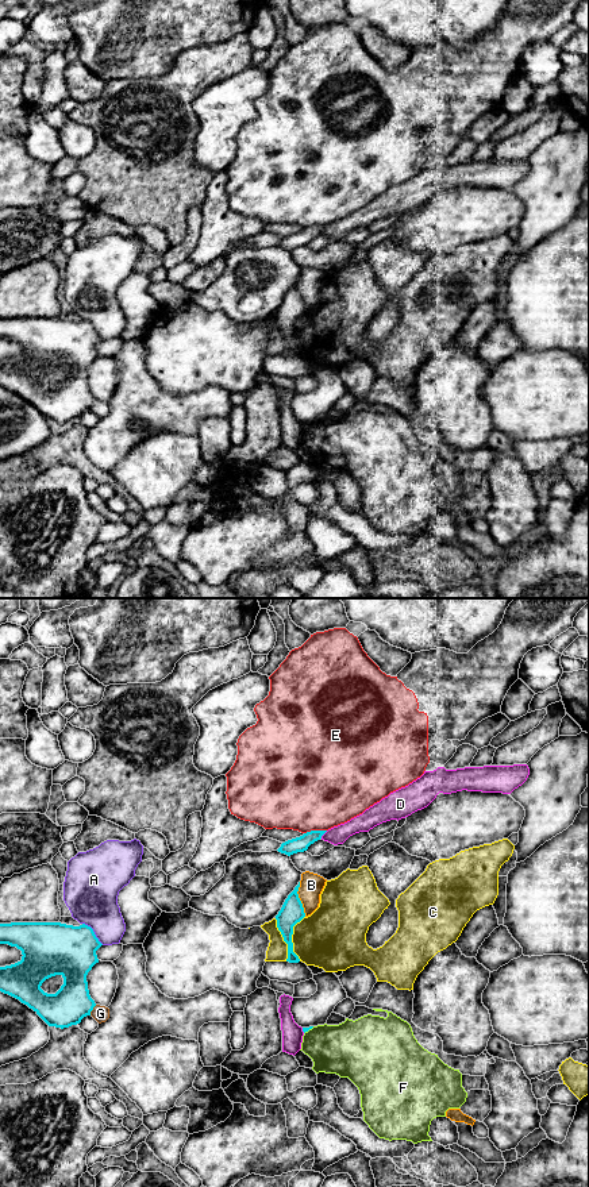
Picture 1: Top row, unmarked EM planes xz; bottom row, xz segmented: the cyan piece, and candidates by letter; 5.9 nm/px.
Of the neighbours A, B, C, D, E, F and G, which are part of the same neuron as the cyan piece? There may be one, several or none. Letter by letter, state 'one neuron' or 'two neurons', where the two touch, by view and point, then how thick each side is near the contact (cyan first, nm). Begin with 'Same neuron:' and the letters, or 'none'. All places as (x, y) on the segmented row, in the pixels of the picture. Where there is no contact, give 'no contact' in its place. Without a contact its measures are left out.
Same neuron: none
A: two neurons; contact xz (93, 932); calibres 320 and 320 nm
B: two neurons; contact xz (299, 900); calibres 140 and 140 nm
C: two neurons; contact xz (291, 939); calibres 140 and 380 nm
D: two neurons; contact xz (323, 833); calibres 90 and 110 nm
E: two neurons; contact xz (315, 831); calibres 90 and 500 nm
F: two neurons; contact xz (308, 1029); calibres 30 and 300 nm
G: two neurons; contact xz (92, 1009); calibres 220 and 100 nm

